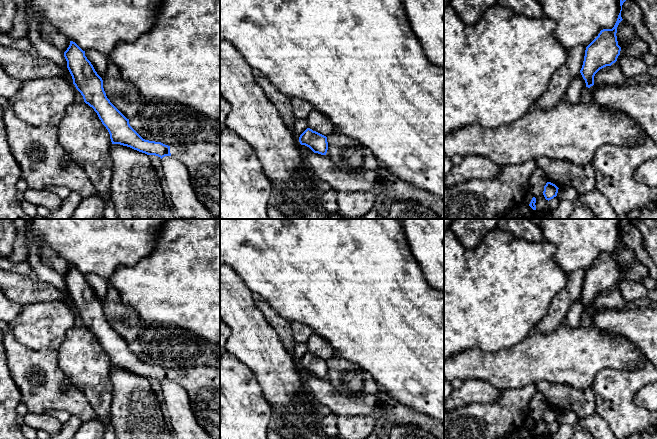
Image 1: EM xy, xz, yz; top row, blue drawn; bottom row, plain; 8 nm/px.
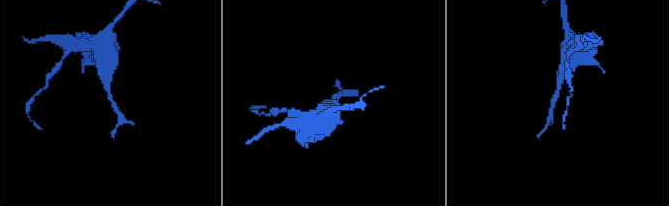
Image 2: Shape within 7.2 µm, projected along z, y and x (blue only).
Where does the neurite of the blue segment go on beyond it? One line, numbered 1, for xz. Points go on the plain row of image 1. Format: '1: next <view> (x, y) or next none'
1: next none

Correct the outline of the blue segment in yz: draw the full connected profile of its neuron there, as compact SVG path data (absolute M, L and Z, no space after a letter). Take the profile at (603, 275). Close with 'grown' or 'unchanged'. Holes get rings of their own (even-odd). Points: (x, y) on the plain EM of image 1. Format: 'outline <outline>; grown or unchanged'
outline M620 219L621 234L612 253L603 253L598 260L586 271L585 280L580 297L585 304L586 311L594 309L594 300L602 292L611 290L617 285L621 271L617 265L617 251L623 244L622 229L631 219Z; unchanged

